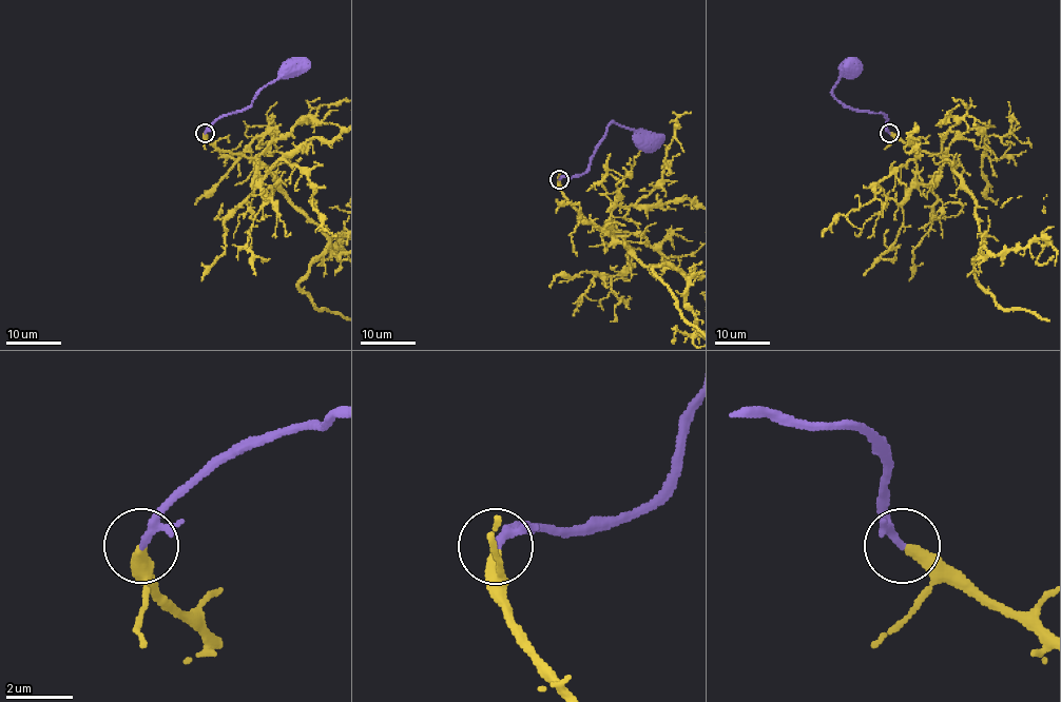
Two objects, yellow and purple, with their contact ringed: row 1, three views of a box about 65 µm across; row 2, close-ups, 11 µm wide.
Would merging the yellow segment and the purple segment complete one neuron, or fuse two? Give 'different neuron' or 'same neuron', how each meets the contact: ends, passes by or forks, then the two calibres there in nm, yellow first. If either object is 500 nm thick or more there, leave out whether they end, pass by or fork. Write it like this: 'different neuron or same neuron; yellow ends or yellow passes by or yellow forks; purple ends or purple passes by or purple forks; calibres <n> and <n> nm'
same neuron; yellow ends; purple passes by; calibres 380 and 180 nm

